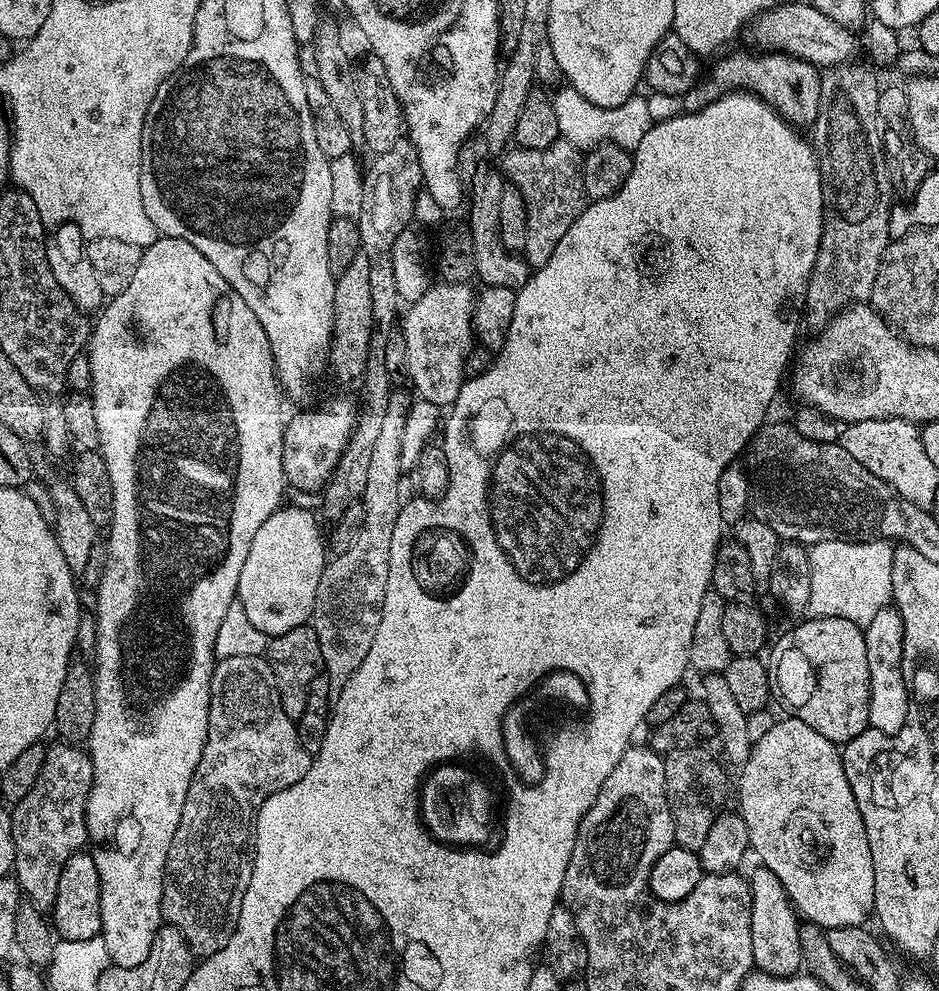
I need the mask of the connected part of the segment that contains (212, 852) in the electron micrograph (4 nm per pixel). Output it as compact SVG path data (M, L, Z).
M261 656L226 657L221 659L212 670L212 693L210 694L210 706L208 707L208 737L206 746L202 750L202 758L196 767L194 778L190 782L190 790L186 794L186 802L182 806L182 818L178 822L178 830L174 830L174 842L170 842L170 850L164 867L164 893L162 894L162 916L167 923L173 924L181 934L188 939L189 946L197 957L213 956L236 933L238 918L242 910L242 898L246 894L246 886L250 886L252 877L253 849L250 845L254 840L254 821L257 812L260 811L262 802L273 796L275 792L288 788L294 782L298 782L310 770L314 756L306 751L300 741L300 729L297 721L291 720L282 710L280 692L276 689L276 673L269 661Z

